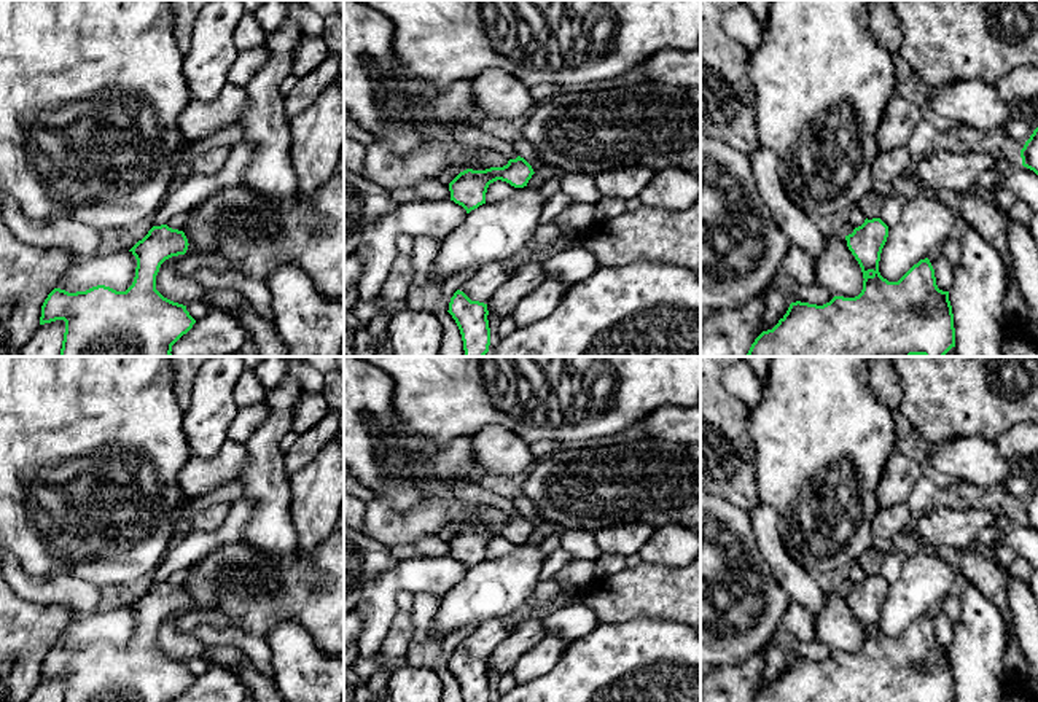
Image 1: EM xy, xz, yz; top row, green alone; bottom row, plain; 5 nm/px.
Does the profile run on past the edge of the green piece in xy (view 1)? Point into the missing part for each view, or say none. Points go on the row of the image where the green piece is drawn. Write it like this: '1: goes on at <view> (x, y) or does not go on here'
1: does not go on here

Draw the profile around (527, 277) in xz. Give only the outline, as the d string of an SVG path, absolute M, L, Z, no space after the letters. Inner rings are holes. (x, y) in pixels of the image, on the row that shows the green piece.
M533 259L519 266L487 302L487 310L505 318L514 312L522 298L544 282L543 261Z

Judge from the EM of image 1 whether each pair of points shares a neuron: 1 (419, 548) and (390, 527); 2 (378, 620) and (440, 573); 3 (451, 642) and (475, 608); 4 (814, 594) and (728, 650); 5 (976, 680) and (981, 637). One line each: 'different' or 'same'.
1: different
2: same
3: different
4: different
5: same

